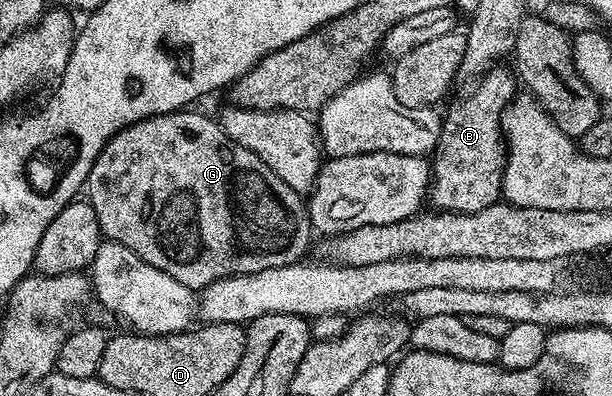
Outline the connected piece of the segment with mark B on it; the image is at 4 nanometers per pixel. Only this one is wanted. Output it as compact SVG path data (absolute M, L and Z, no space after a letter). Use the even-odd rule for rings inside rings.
M498 69L487 70L474 87L479 86L459 106L452 107L450 115L442 122L440 144L432 151L428 191L429 205L434 205L431 207L435 211L471 214L499 201L502 185L500 155L504 150L504 142L500 137L502 111L506 109L510 99L515 97L516 82L509 69Z

